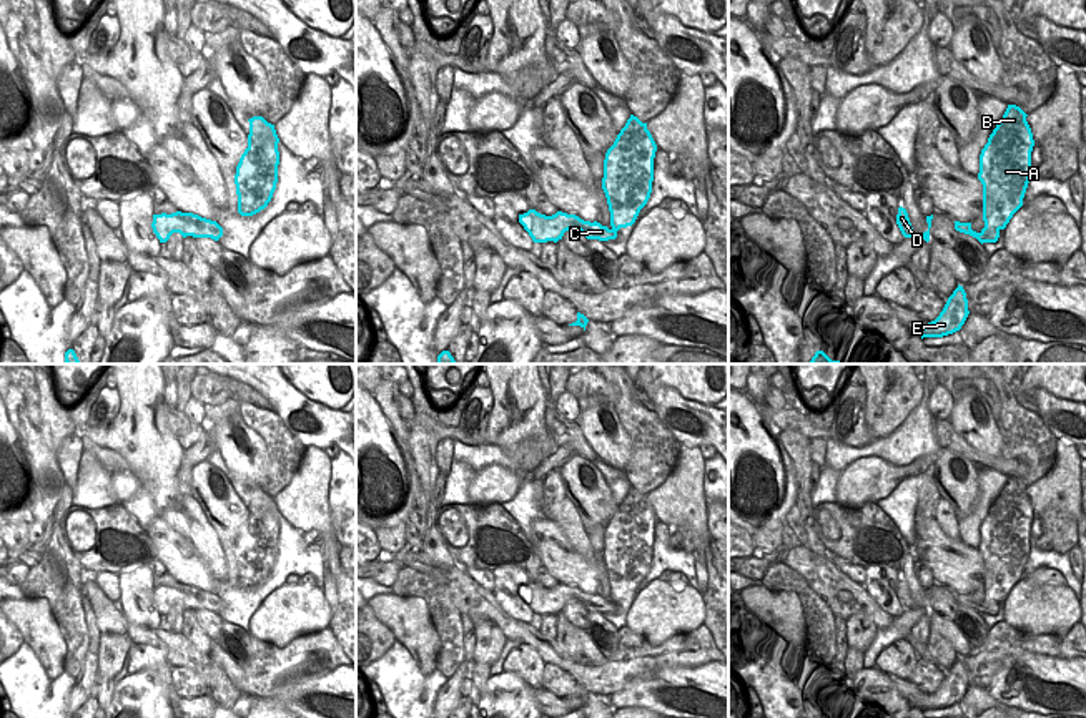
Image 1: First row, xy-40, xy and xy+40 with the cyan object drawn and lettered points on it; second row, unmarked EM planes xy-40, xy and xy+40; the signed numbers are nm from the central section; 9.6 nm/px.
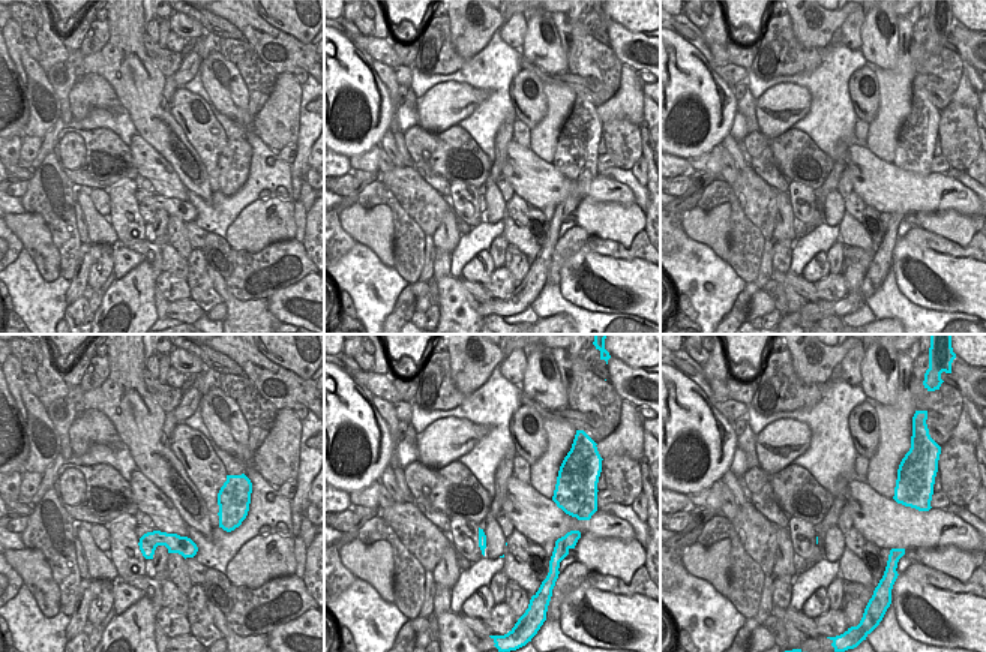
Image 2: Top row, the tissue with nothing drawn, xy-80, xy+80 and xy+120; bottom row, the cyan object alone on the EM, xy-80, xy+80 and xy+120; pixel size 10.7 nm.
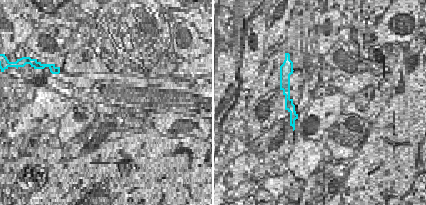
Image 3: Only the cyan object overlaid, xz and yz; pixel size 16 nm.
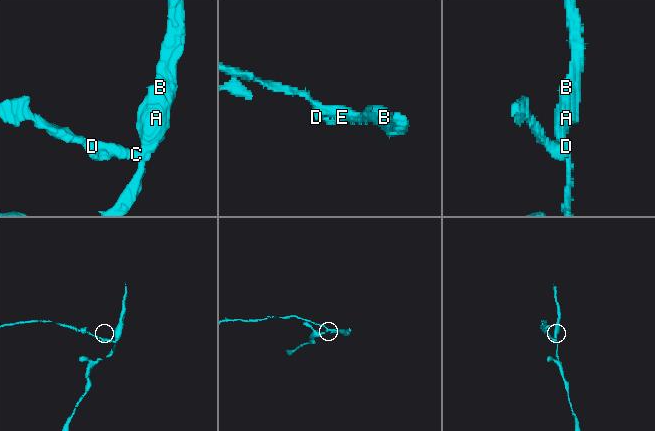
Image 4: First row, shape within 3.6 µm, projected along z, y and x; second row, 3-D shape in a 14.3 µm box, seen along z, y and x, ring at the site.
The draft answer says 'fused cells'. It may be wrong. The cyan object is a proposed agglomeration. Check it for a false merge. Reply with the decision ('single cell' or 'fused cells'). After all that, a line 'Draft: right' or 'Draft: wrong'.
fused cells
Draft: right

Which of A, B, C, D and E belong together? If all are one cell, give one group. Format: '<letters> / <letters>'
A B E / C D

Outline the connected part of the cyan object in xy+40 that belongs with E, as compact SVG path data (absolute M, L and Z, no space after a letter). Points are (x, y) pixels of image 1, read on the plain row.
M958 657L958 660L948 670L940 688L935 693L928 695L925 700L921 700L920 708L923 711L923 710L943 710L953 706L961 701L968 686L970 683L968 683L966 665L963 658Z

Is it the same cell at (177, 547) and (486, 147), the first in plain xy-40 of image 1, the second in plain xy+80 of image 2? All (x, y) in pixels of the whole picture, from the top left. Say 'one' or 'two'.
two

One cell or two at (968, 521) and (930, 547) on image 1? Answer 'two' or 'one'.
two

